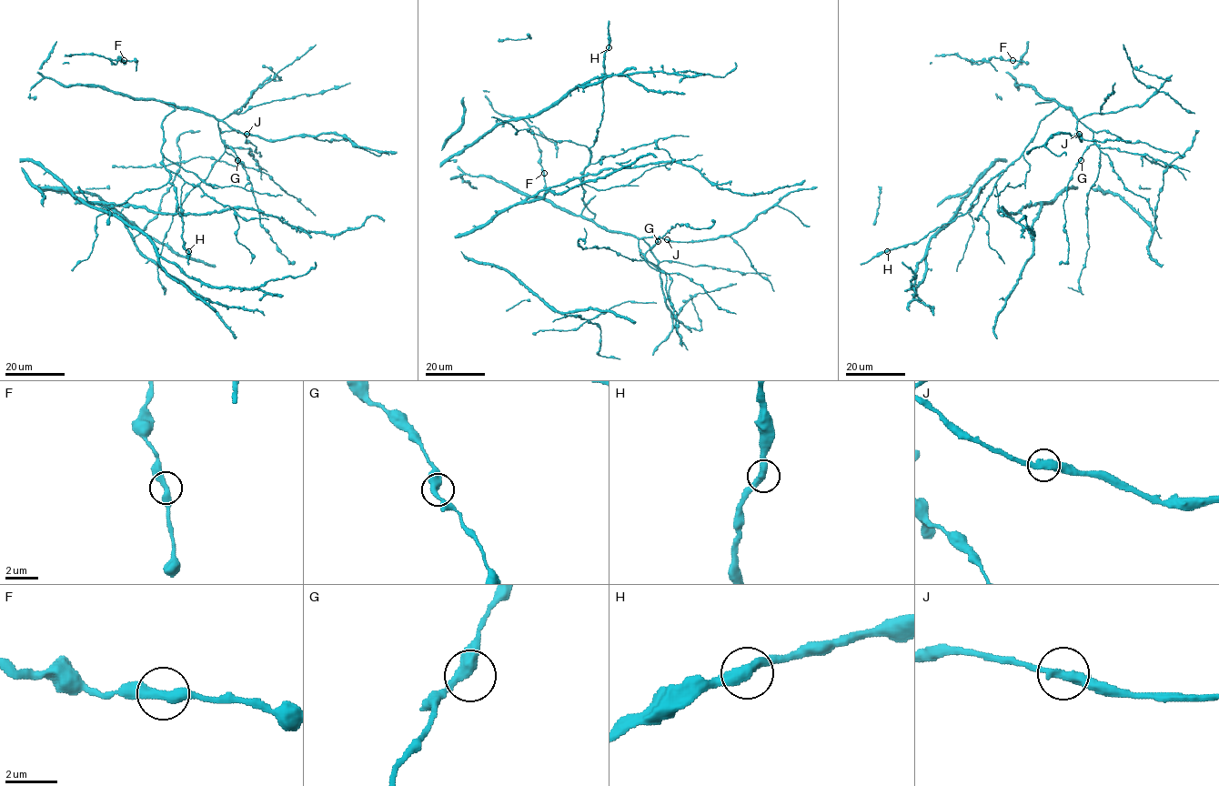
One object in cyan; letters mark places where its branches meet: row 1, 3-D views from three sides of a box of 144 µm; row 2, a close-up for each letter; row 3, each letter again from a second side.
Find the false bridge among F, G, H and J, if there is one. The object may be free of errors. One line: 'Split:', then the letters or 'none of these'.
Split: none of these

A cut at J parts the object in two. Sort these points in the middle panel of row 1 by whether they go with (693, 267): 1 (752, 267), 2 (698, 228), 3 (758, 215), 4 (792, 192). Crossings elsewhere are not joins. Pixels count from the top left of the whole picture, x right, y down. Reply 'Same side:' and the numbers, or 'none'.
Same side: 2

